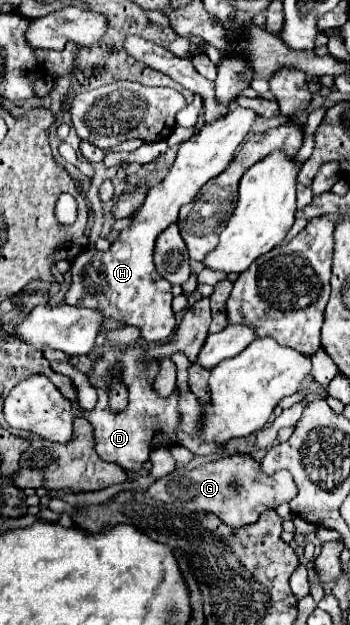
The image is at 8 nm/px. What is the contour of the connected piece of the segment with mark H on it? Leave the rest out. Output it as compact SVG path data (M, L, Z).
M234 107L224 119L204 125L198 137L184 141L178 149L176 161L164 181L152 187L146 201L136 213L132 225L120 231L120 239L108 251L86 251L80 259L72 261L72 287L66 293L66 303L76 307L90 307L104 311L104 319L122 319L136 325L148 341L162 341L170 337L176 327L172 311L172 285L164 281L154 267L154 245L162 231L178 221L180 209L192 203L202 185L220 175L228 167L232 155L248 135L258 113L246 107Z

